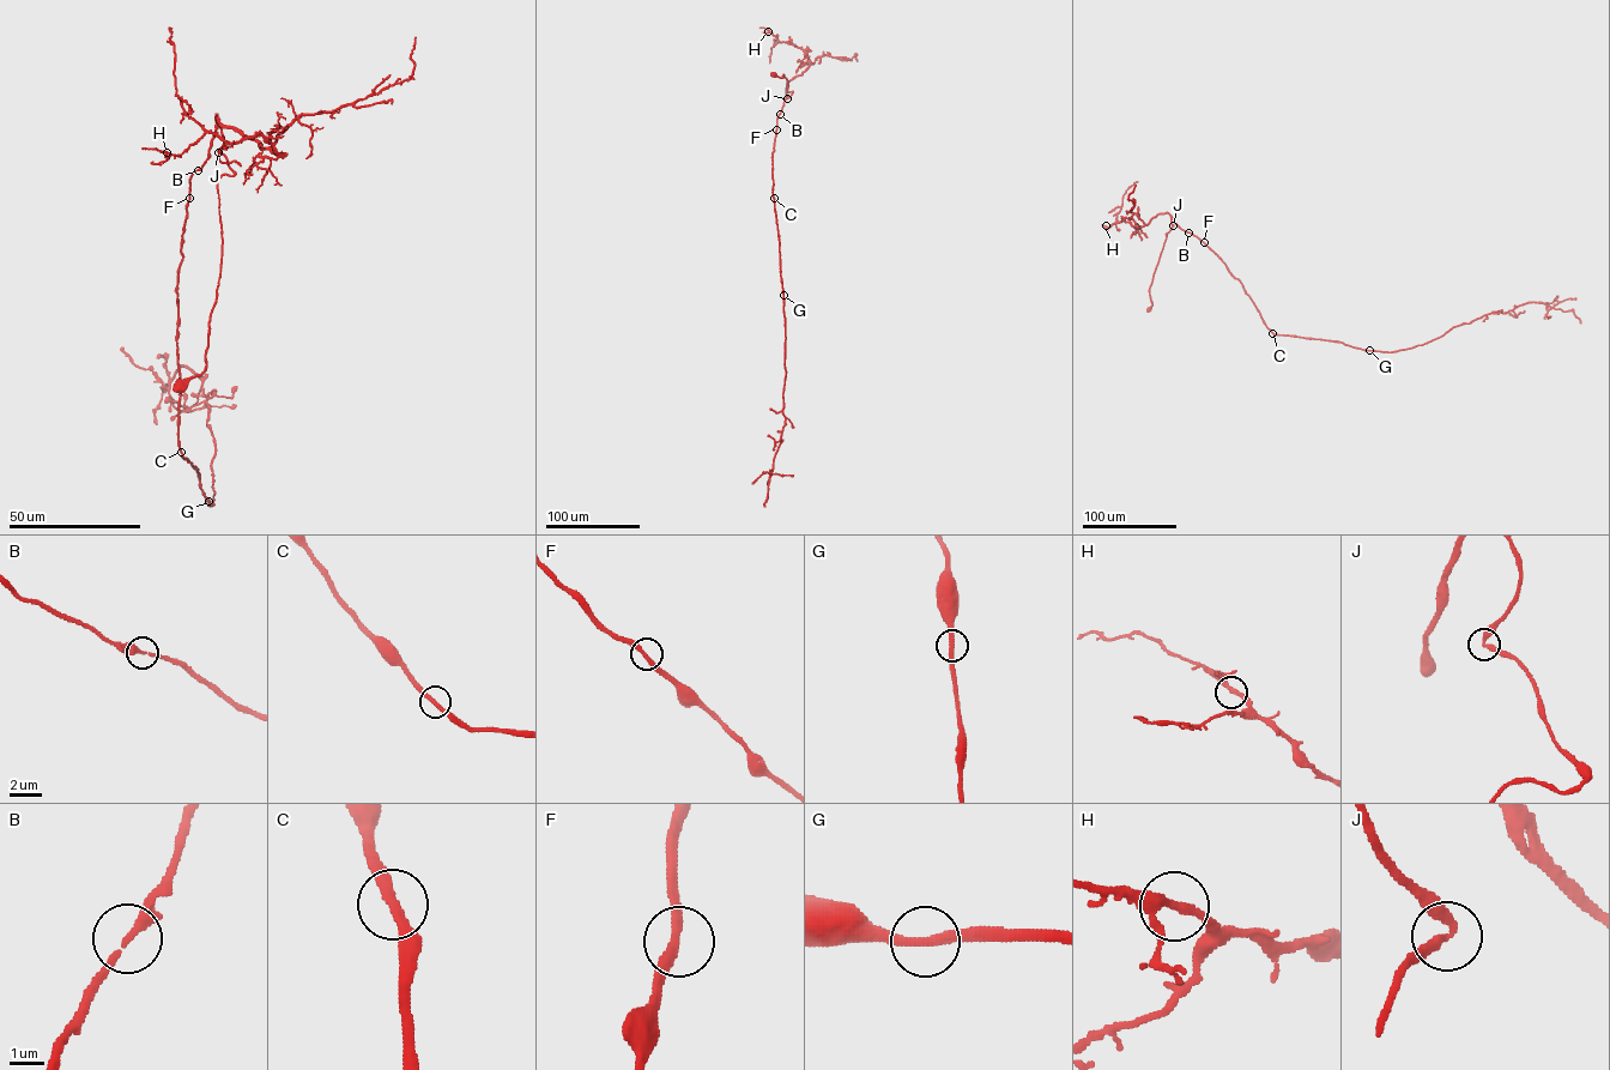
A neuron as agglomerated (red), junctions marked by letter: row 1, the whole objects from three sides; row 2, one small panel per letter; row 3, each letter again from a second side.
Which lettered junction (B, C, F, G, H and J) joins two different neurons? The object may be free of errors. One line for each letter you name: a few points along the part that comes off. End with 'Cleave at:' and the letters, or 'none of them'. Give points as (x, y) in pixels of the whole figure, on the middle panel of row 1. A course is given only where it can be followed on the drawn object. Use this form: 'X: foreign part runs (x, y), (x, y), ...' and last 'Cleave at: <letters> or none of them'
Cleave at: none of them

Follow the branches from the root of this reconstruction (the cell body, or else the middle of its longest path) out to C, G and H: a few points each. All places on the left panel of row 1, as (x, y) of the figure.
C: (181, 385), (205, 367), (222, 260), (217, 181), (235, 174), (218, 121), (189, 179), (179, 268), (181, 452)
G: (181, 385), (205, 367), (217, 181), (235, 174), (218, 121), (189, 179), (177, 289), (177, 445), (209, 501)
H: (181, 385), (205, 367), (217, 181), (235, 174), (217, 114), (285, 155), (261, 135), (210, 132), (167, 152)

